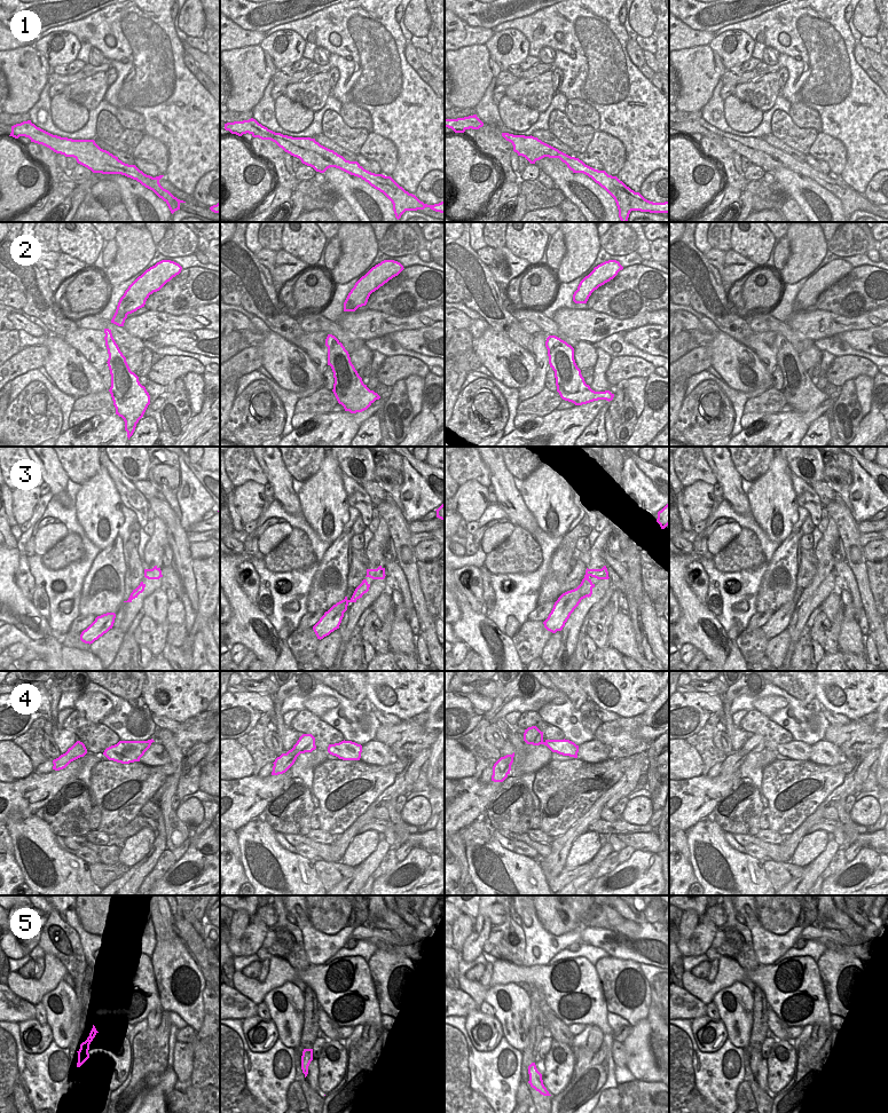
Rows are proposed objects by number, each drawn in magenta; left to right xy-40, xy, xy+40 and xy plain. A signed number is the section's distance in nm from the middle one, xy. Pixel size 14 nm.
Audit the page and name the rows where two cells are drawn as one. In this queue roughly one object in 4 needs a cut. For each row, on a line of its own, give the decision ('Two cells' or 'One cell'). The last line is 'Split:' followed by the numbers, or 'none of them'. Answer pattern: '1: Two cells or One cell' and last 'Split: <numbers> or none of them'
1: One cell
2: One cell
3: One cell
4: Two cells
5: One cell
Split: 4

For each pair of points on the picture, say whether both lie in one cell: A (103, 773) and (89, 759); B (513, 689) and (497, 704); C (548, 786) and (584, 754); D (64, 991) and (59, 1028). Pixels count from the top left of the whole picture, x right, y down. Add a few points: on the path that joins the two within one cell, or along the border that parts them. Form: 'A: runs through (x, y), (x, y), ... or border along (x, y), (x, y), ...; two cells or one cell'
A: border along (103, 759), (93, 767), (88, 787); two cells
B: runs through (510, 692), (501, 701); one cell
C: border along (578, 757), (591, 763), (605, 760); two cells
D: runs through (63, 1000), (62, 1019); one cell

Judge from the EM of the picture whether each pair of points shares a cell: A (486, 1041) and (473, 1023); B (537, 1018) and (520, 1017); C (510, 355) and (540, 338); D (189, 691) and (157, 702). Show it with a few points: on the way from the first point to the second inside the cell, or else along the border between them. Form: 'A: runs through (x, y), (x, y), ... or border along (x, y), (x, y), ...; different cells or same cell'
A: runs through (485, 1036), (478, 1027); same cell
B: border along (526, 992), (531, 1011), (528, 1044); different cells
C: border along (531, 354), (535, 364), (535, 375), (532, 381); different cells
D: runs through (181, 691), (165, 704); same cell

